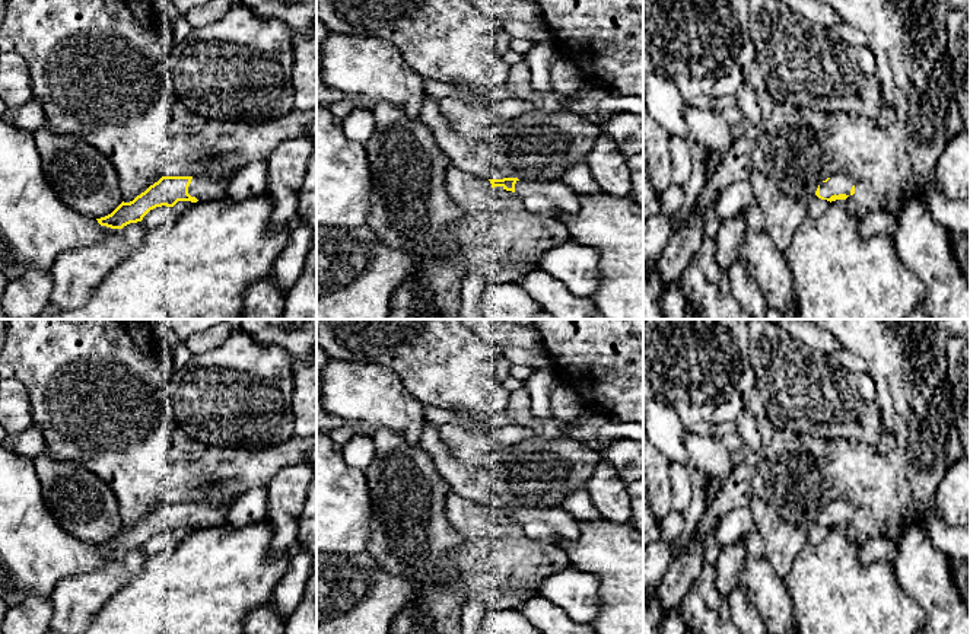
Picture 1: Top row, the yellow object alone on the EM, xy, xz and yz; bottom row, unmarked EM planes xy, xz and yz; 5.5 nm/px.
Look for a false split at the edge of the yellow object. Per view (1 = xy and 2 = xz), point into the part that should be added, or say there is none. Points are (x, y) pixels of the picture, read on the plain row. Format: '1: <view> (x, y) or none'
1: xy (203, 515)
2: xz (555, 525)

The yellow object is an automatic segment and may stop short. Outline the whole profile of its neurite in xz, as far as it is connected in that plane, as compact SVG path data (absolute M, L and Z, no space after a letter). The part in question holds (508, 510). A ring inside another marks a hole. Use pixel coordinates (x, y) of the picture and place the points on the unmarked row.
M518 504L489 506L492 514L502 513L515 519L531 539L560 545L579 538L578 520L562 507L541 509Z

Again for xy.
M162 503L130 529L121 529L111 541L96 545L101 552L123 555L141 548L156 533L174 533L178 528L197 529L223 523L230 506Z

